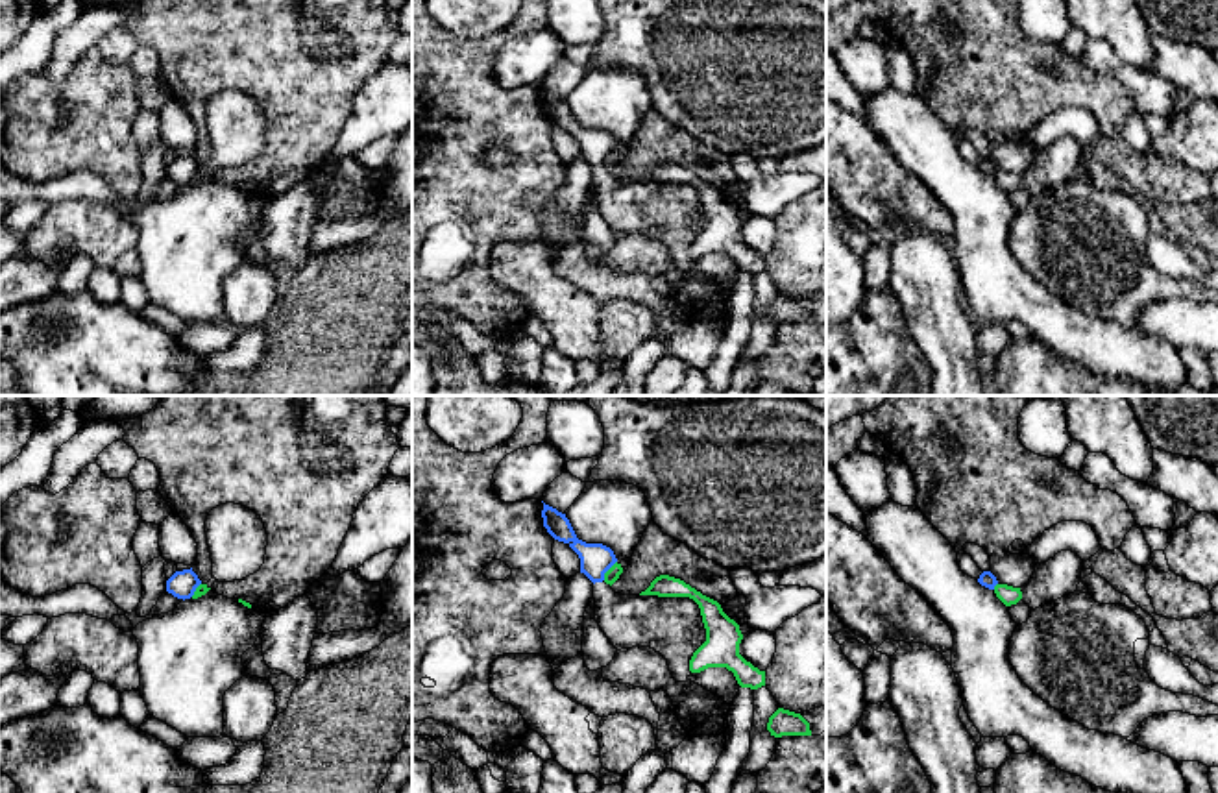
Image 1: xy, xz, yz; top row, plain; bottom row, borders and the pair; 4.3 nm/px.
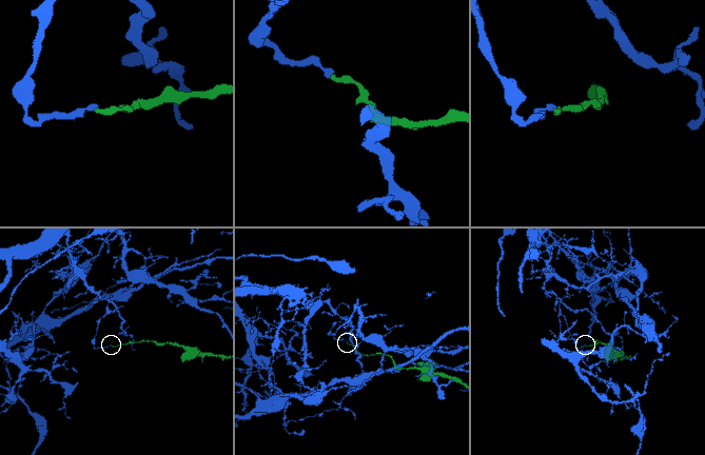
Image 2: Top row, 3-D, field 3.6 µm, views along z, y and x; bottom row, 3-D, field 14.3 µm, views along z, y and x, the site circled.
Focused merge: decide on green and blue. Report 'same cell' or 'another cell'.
another cell

